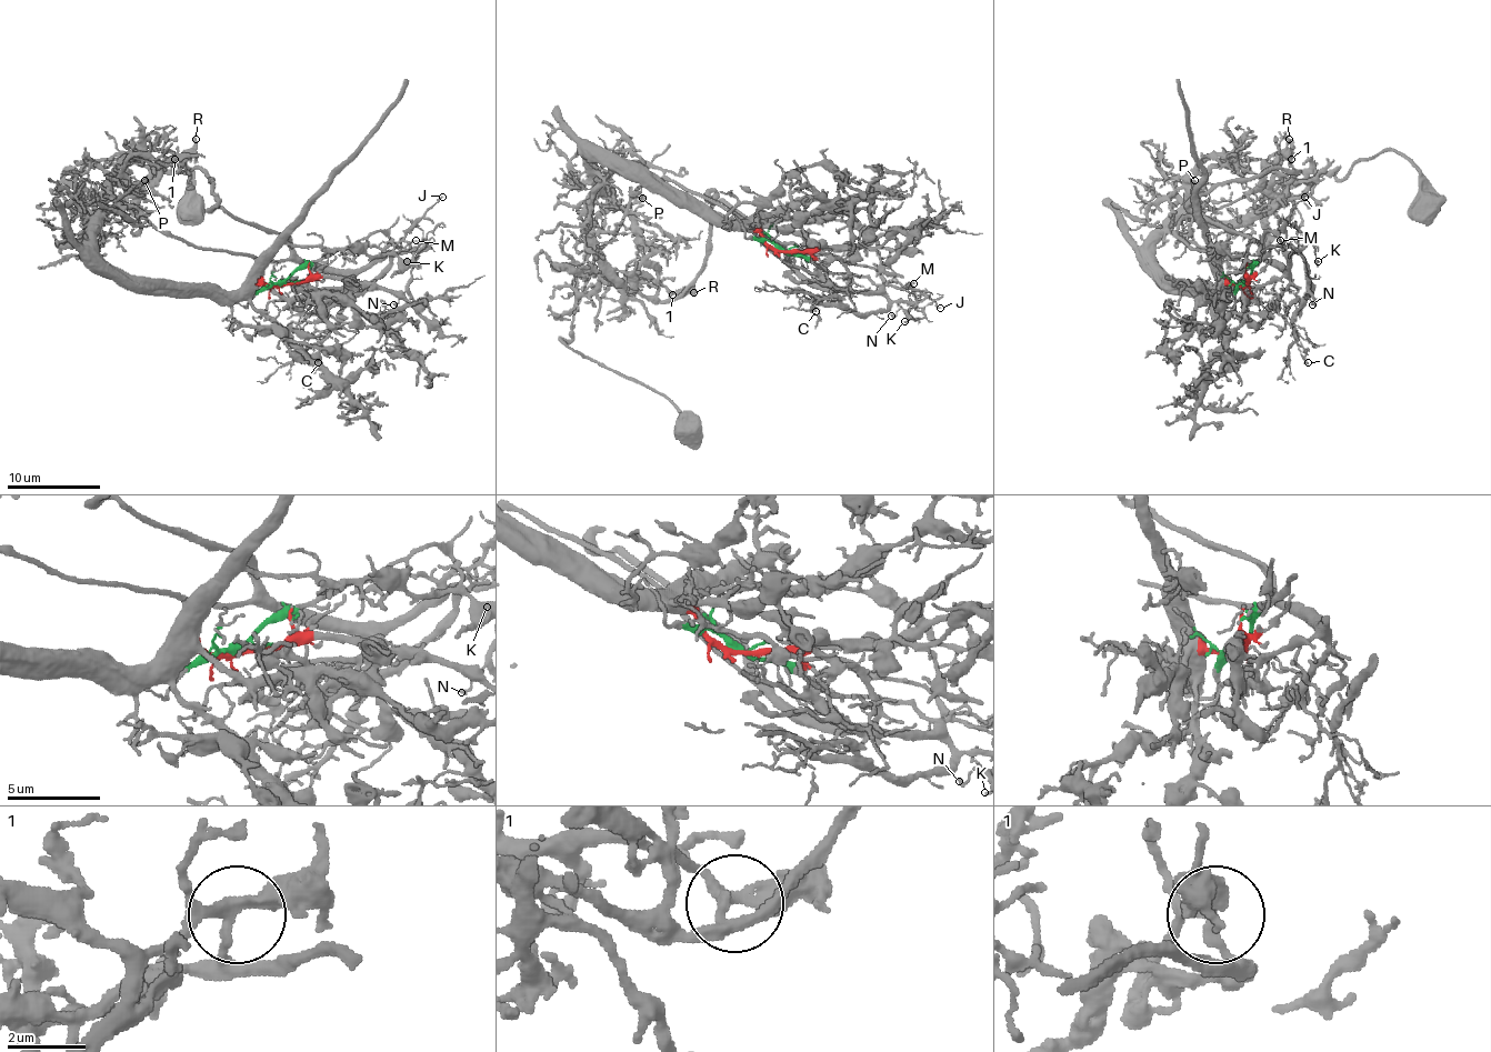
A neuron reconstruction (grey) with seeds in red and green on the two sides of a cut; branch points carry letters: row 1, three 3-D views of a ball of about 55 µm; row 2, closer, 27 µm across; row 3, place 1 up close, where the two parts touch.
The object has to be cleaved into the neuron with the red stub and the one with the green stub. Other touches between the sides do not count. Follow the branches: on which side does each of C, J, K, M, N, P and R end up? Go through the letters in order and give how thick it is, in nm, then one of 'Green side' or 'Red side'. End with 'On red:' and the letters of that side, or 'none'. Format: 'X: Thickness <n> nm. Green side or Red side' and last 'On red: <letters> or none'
C: Thickness 110 nm. Green side
J: Thickness 120 nm. Green side
K: Thickness 90 nm. Green side
M: Thickness 120 nm. Green side
N: Thickness 150 nm. Green side
P: Thickness 190 nm. Red side
R: Thickness 220 nm. Green side
On red: P

